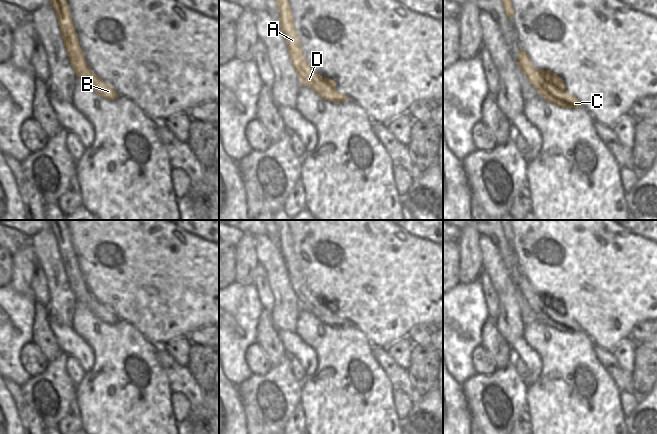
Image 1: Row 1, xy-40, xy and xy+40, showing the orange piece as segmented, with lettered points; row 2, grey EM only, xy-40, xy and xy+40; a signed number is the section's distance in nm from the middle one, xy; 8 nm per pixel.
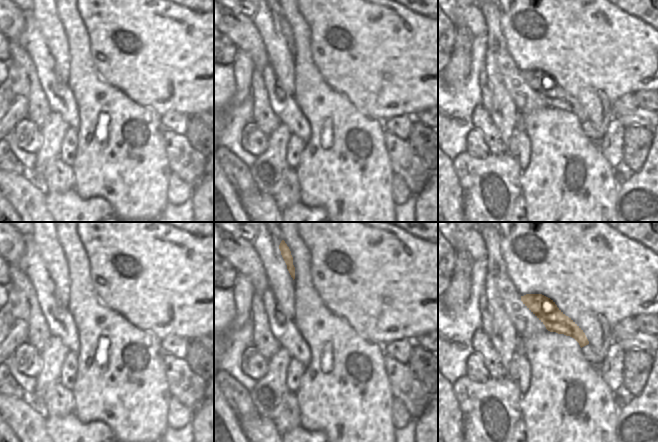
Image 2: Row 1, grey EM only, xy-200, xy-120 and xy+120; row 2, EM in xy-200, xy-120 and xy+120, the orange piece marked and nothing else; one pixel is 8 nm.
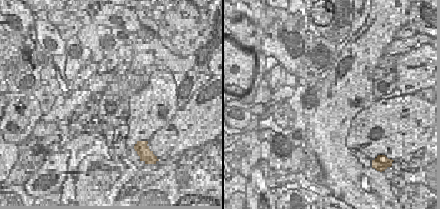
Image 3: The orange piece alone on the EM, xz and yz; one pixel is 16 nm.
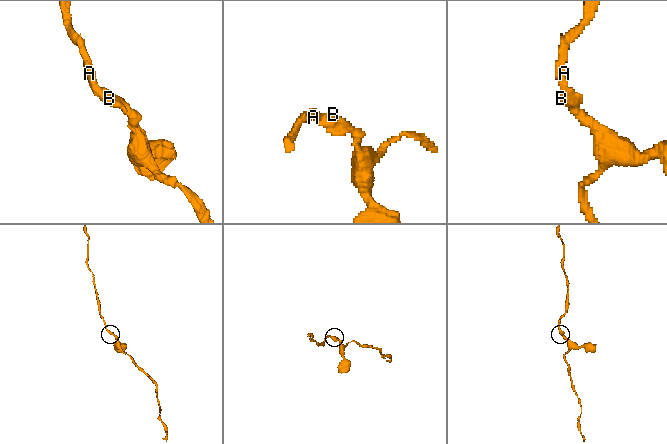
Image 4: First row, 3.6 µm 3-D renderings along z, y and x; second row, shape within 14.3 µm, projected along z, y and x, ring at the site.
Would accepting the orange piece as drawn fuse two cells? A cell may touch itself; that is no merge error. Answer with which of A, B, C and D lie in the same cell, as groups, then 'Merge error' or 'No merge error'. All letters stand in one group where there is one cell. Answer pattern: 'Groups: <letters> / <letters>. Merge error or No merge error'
Groups: A B C D. No merge error

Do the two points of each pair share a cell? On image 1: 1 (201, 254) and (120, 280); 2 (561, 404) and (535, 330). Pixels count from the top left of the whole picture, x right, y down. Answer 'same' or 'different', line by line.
1: same
2: same

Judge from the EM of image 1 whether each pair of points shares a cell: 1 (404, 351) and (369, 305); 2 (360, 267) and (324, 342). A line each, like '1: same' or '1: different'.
1: different
2: different

